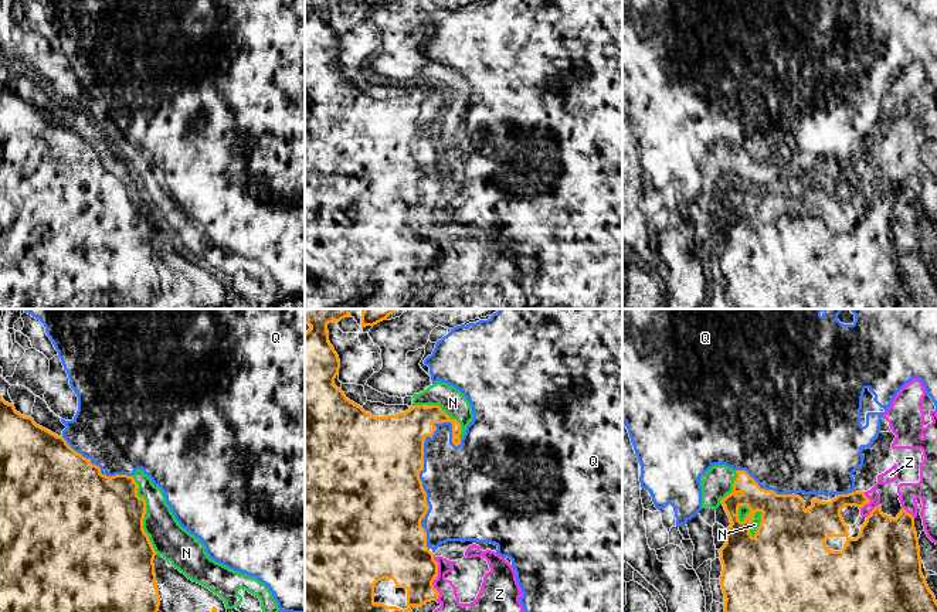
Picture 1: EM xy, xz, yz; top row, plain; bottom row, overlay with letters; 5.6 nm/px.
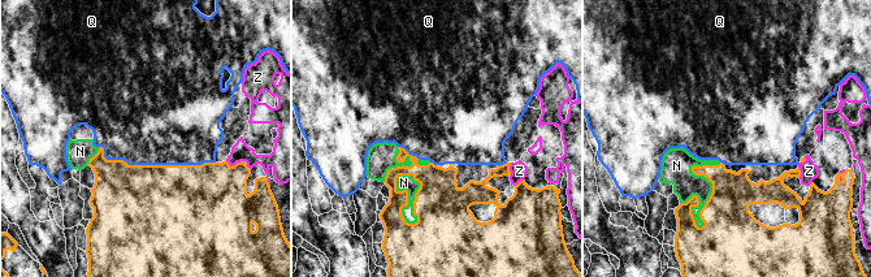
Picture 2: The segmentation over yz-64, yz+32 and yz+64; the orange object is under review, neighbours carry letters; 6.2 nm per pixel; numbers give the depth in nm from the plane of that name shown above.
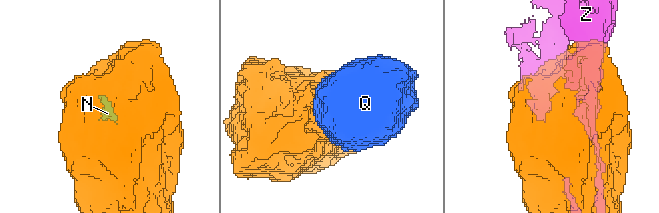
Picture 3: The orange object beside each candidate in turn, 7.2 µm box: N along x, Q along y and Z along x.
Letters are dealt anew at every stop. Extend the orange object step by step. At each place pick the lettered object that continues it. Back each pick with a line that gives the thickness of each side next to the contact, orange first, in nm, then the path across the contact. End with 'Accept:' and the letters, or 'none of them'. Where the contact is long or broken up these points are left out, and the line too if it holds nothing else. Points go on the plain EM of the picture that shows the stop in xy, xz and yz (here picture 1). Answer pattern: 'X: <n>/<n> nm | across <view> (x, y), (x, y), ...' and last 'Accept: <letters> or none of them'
Accept: none of them

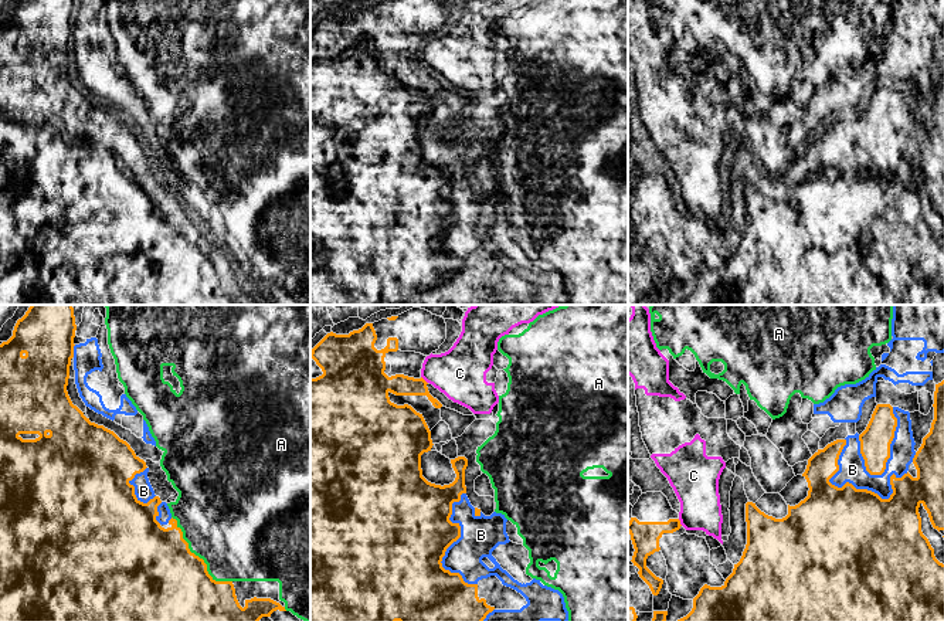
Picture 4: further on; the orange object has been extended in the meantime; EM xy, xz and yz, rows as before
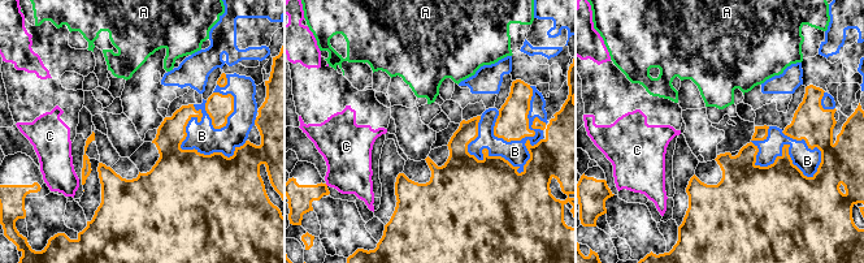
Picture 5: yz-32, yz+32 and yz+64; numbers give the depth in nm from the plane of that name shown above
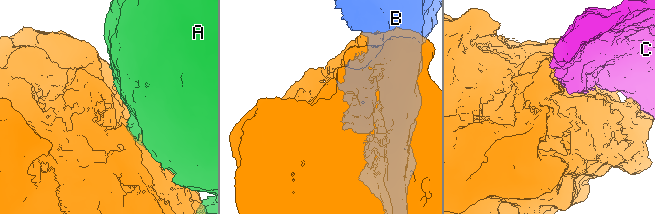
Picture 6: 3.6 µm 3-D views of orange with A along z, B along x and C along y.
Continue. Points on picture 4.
Accept: none of them

